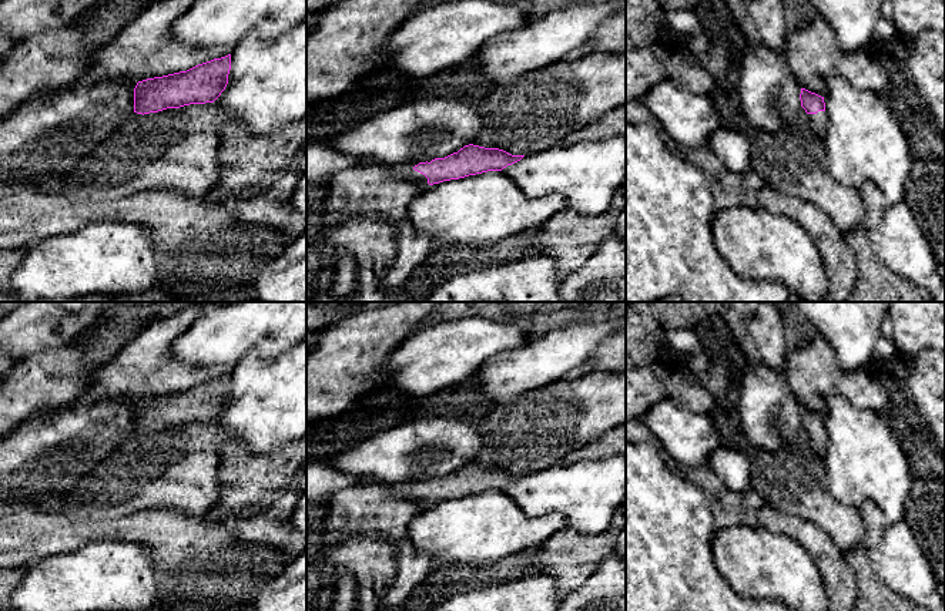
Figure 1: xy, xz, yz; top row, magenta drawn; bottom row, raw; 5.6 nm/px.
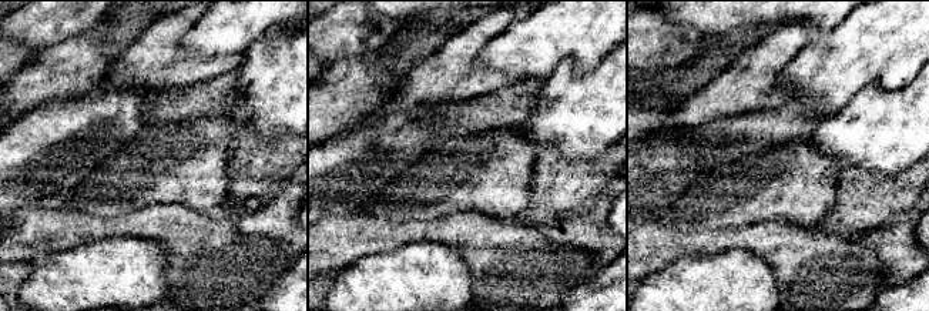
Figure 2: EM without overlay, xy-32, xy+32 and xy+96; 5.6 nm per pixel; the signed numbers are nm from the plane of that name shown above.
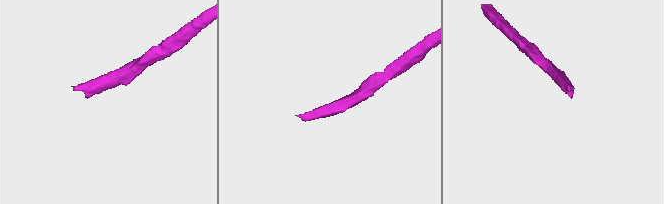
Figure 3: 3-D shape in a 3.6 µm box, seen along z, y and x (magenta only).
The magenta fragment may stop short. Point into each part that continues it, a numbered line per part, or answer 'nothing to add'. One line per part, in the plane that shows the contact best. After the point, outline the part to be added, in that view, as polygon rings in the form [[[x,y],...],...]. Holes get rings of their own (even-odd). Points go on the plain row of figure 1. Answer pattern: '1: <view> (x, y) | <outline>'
1: xz (405, 490) | [[[418,481],[393,483],[393,484],[391,484],[391,491],[395,496],[399,496],[403,498],[428,503],[428,497],[423,493],[413,489],[415,484],[418,484]]]

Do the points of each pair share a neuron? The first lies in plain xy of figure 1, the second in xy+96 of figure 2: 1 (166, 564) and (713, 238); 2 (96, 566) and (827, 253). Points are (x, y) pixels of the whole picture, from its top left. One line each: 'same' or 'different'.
1: same
2: different

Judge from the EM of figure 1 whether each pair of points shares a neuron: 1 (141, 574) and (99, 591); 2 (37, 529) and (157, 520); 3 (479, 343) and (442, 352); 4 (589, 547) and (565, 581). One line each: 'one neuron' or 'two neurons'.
1: one neuron
2: one neuron
3: one neuron
4: one neuron

